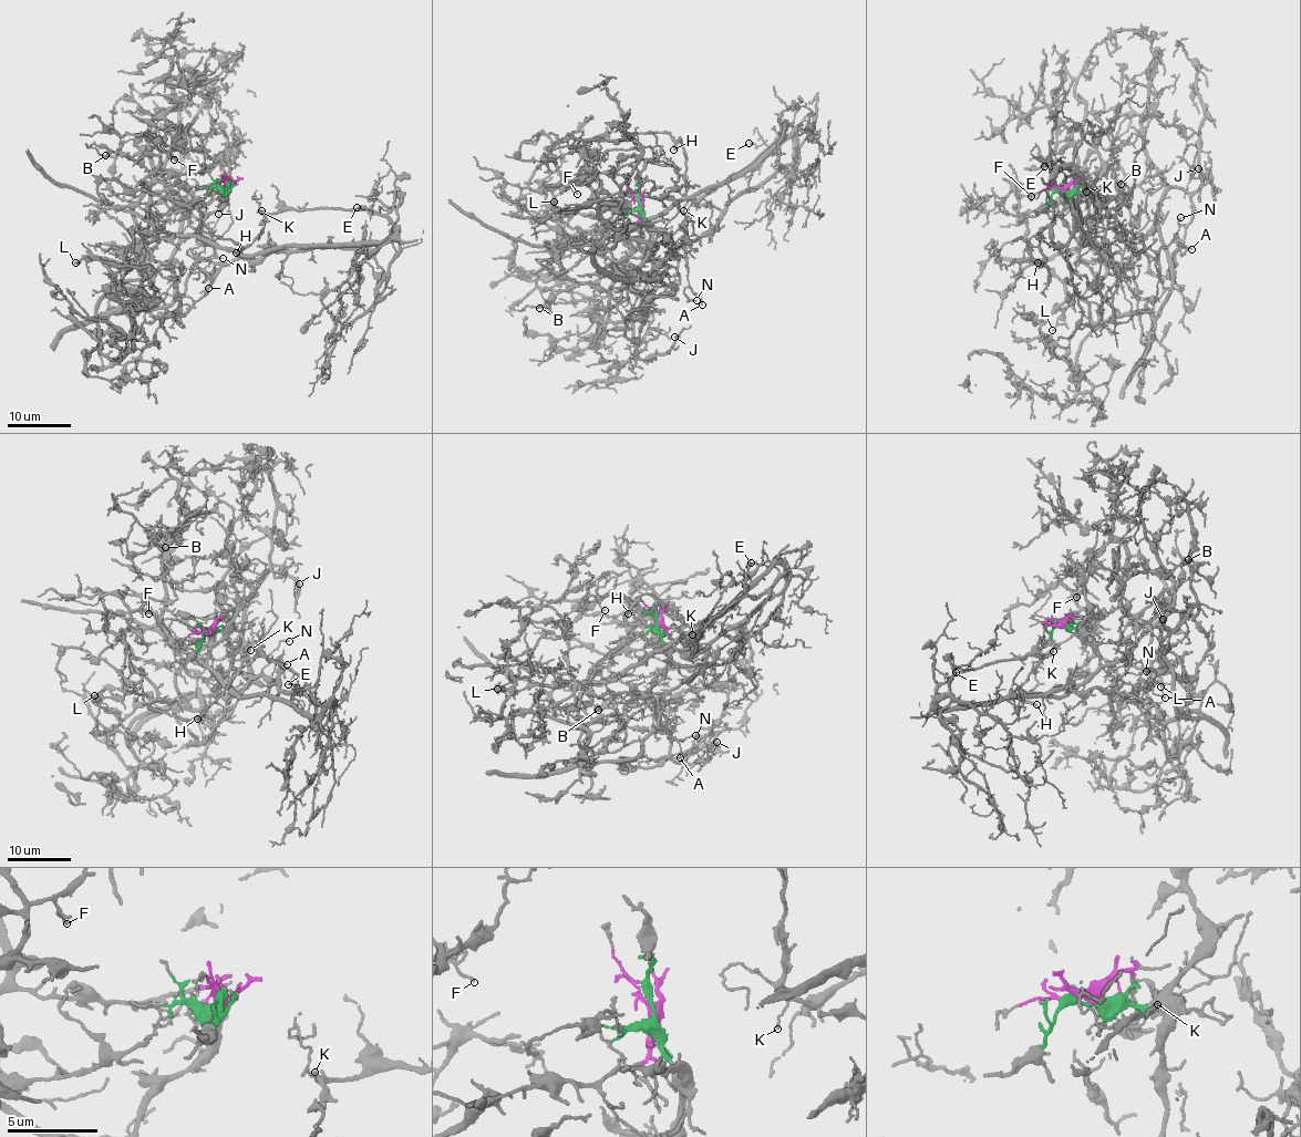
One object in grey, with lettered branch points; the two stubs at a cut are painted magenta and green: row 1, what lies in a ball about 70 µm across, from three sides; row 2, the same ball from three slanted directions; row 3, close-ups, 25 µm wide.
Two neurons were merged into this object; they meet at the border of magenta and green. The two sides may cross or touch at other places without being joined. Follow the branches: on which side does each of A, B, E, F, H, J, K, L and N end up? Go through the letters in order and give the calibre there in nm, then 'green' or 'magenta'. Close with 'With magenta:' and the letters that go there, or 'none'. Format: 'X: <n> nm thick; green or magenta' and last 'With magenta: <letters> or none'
A: 90 nm thick; green
B: 130 nm thick; magenta
E: 160 nm thick; green
F: 130 nm thick; magenta
H: 240 nm thick; green
J: 110 nm thick; magenta
K: 110 nm thick; green
L: 140 nm thick; magenta
N: 90 nm thick; green
With magenta: B, F, J, L

